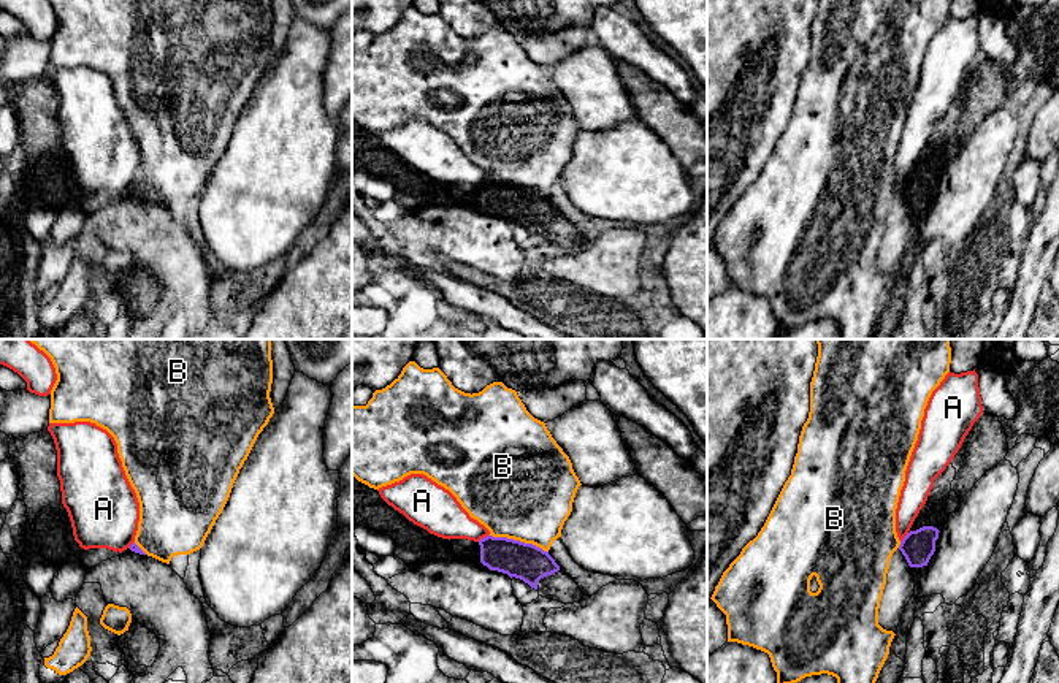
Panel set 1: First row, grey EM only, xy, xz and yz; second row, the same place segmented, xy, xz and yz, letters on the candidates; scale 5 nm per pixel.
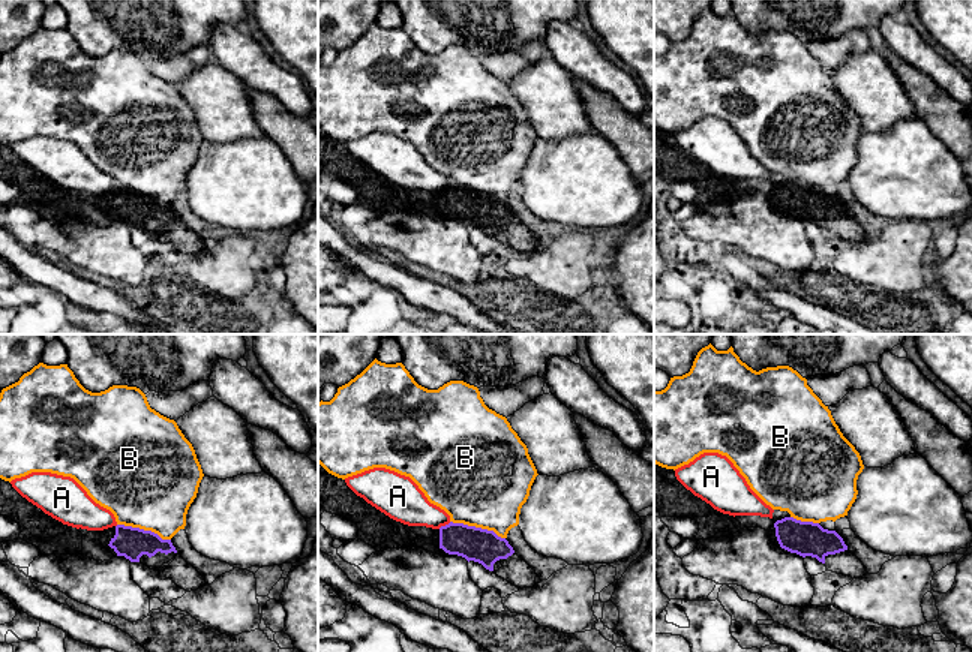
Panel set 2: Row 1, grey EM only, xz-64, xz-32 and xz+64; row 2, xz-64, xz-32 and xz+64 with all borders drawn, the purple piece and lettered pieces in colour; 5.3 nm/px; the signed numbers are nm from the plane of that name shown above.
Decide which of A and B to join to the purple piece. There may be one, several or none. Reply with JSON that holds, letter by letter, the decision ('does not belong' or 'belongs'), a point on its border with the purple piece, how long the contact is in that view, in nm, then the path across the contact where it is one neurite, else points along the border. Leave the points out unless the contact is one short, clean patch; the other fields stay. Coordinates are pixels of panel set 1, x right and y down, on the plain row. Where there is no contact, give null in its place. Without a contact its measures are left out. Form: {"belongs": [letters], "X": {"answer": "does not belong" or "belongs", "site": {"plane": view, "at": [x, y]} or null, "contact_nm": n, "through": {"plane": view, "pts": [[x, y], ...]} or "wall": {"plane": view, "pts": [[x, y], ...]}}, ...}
{"belongs": [], "A": {"answer": "does not belong", "site": {"plane": "xz", "at": [484, 183]}, "contact_nm": 80}, "B": {"answer": "does not belong", "site": {"plane": "xz", "at": [519, 186]}, "contact_nm": 320}}

